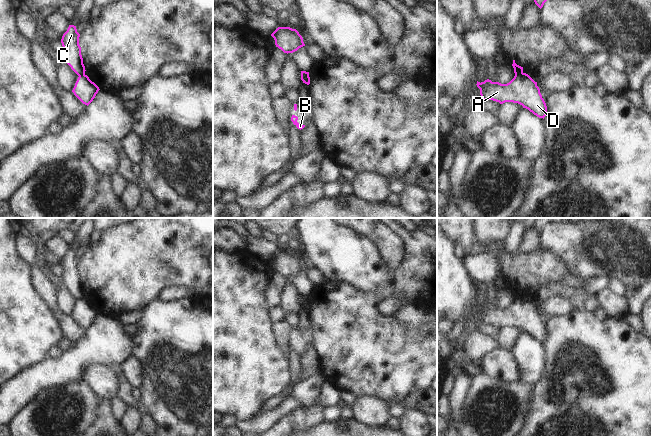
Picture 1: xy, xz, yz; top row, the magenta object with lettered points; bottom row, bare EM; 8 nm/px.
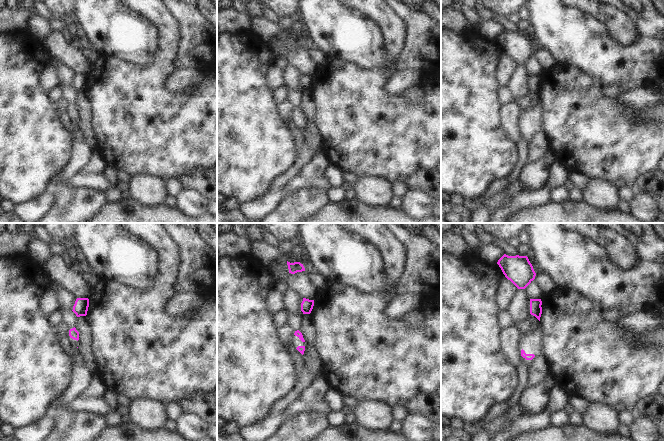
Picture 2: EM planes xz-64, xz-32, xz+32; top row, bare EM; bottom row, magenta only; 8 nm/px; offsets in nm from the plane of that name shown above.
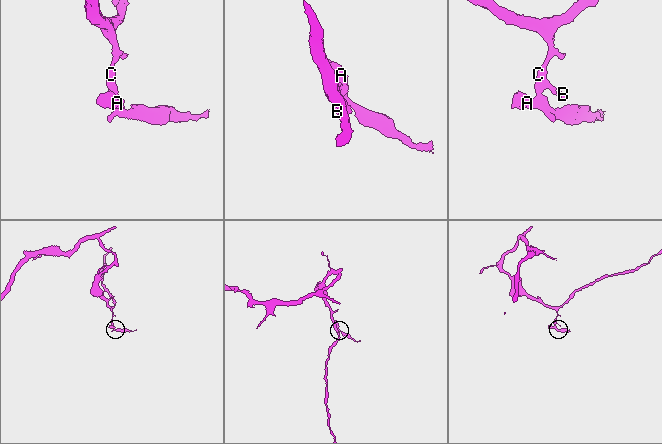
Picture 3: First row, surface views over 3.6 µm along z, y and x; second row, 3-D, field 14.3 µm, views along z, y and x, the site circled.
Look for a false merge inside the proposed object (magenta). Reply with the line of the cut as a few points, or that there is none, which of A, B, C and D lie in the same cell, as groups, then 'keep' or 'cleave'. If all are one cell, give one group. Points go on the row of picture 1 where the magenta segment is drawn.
cut in yz along (522, 71), (515, 75); A D / B C; cleave

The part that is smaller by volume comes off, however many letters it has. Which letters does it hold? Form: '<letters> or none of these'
A, D

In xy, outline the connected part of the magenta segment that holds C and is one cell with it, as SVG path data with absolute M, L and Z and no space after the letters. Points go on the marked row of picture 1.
M69 25L67 31L63 34L61 39L63 46L61 58L67 62L78 76L81 76L85 74L86 70L81 55L79 37L80 34L77 32L76 26Z

